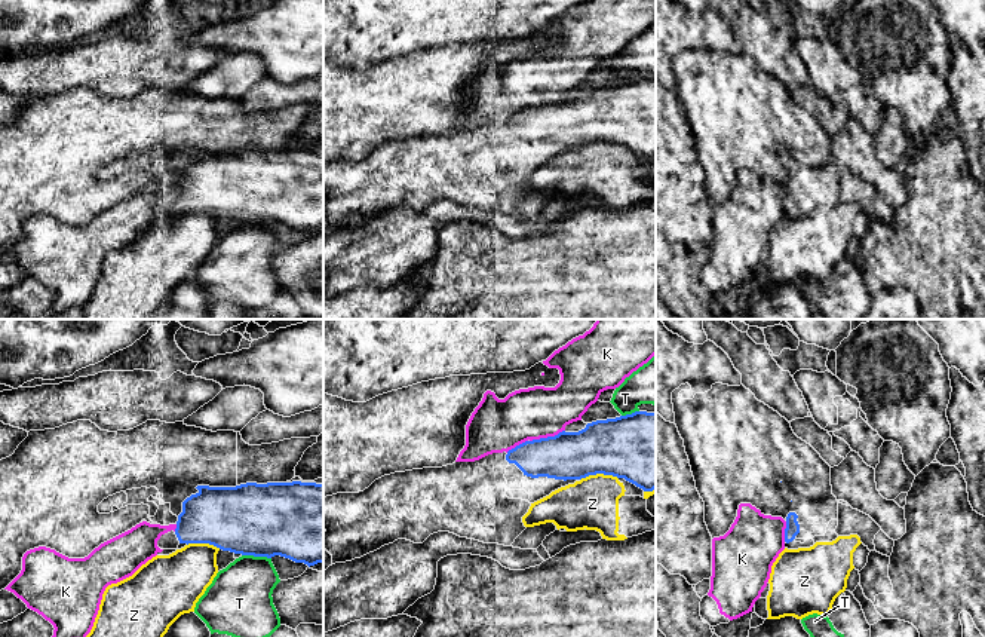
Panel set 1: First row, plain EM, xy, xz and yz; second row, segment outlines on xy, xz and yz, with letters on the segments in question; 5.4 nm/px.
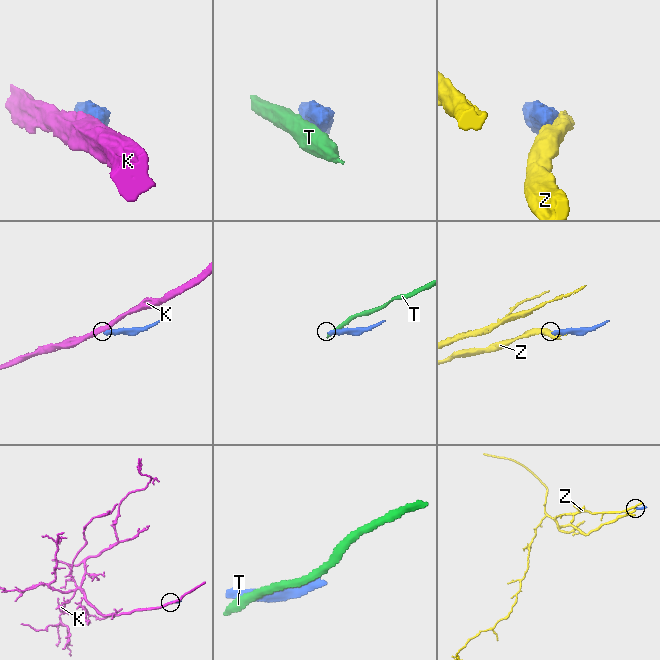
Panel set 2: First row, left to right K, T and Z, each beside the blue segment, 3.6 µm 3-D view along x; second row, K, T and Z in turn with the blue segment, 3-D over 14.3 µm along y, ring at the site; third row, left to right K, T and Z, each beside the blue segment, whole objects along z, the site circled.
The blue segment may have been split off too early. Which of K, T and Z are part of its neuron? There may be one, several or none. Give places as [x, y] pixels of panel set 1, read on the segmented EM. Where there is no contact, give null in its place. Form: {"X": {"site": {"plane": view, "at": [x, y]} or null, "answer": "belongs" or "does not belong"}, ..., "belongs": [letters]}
{"K": {"site": {"plane": "xz", "at": [548, 437]}, "answer": "does not belong"}, "T": {"site": {"plane": "xy", "at": [257, 556]}, "answer": "does not belong"}, "Z": {"site": {"plane": "xz", "at": [598, 472]}, "answer": "does not belong"}, "belongs": []}

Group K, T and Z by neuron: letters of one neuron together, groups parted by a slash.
K / T / Z

